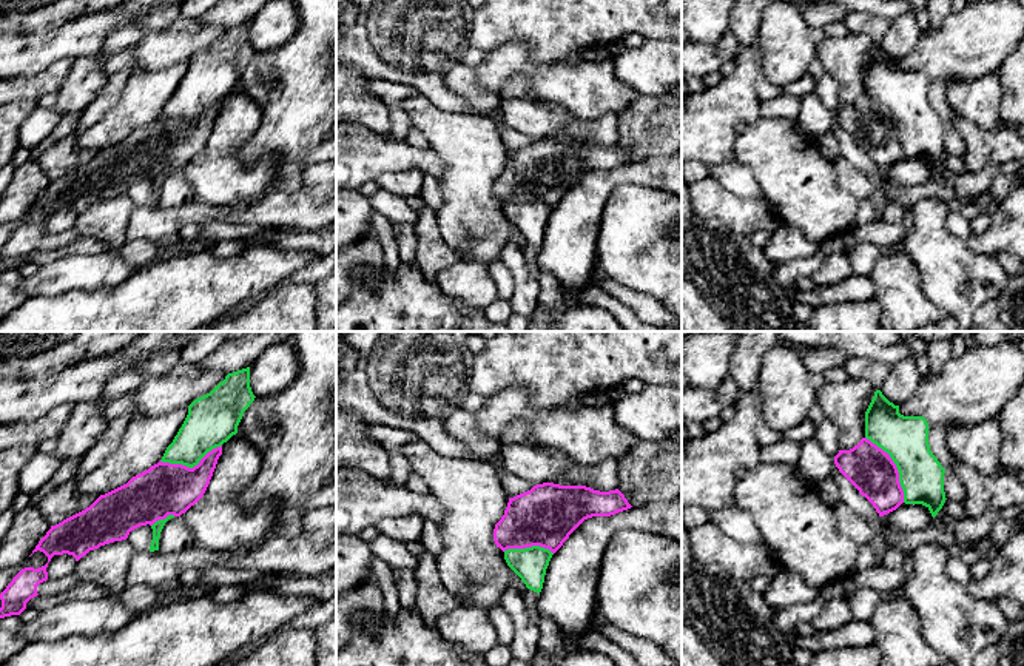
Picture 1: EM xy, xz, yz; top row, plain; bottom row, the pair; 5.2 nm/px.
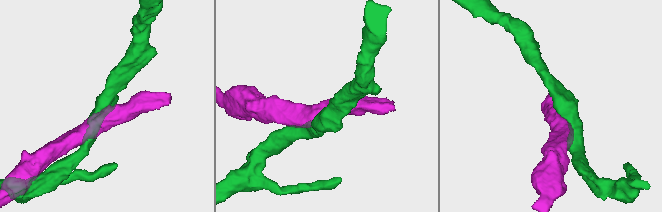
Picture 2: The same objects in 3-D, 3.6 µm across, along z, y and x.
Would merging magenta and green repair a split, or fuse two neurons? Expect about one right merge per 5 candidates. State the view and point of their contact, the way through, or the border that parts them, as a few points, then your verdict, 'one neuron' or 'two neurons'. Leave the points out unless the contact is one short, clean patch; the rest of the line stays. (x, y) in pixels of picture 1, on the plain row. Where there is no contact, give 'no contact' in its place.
contact yz (896, 122); two neurons

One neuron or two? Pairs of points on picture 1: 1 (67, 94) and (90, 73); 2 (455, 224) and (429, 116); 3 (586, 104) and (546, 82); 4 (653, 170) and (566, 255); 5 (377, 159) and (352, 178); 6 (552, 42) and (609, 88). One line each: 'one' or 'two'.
1: one
2: one
3: one
4: one
5: one
6: two

